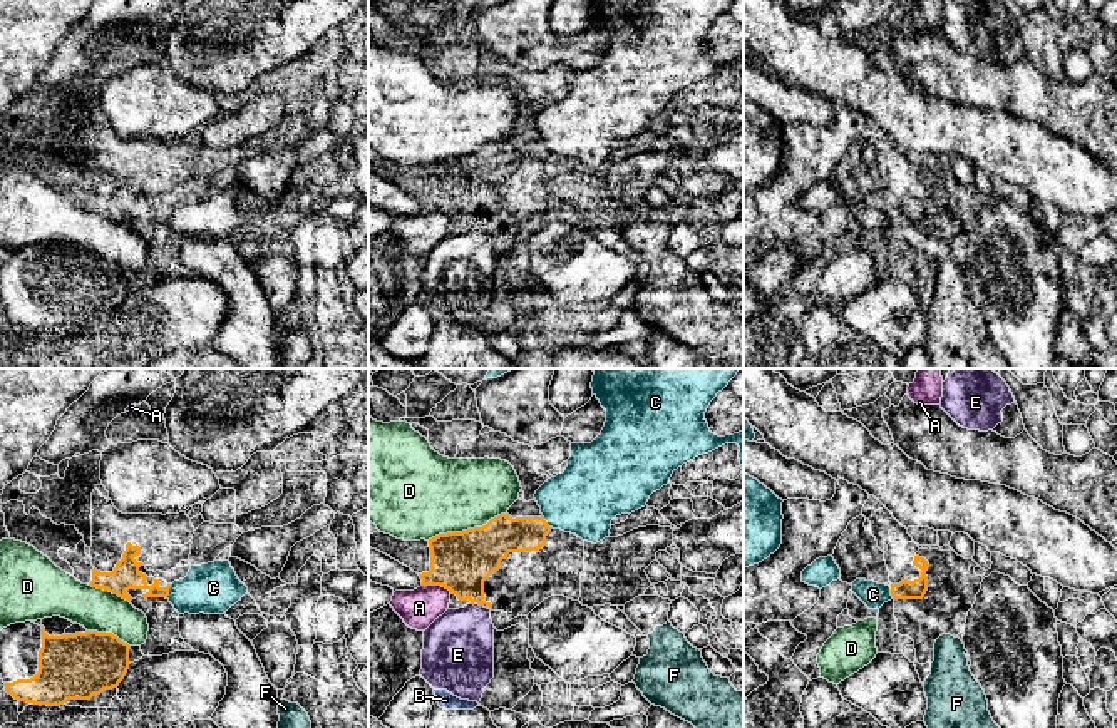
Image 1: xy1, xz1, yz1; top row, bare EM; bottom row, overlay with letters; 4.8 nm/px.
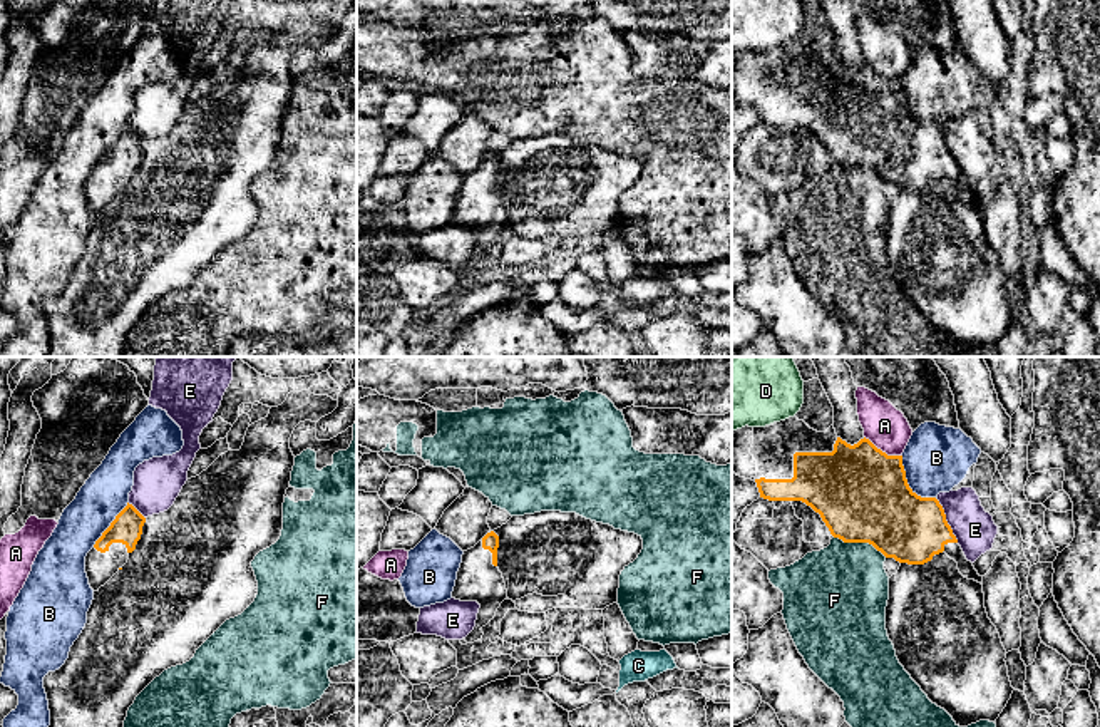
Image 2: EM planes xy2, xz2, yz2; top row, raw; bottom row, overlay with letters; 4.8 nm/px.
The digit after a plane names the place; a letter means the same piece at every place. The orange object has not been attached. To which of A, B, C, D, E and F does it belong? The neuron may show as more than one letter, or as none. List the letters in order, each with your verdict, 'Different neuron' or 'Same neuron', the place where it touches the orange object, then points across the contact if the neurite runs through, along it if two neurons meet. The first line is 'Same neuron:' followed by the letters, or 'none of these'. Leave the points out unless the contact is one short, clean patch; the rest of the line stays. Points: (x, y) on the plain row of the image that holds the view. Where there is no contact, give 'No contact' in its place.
Same neuron: none of these
A: Different neuron. Touches orange at yz2 (881, 76)
B: Different neuron. Touches orange at yz2 (908, 109)
C: Different neuron. Touches orange at xy1 (168, 216). Boundary: xy1 (169, 210), (166, 223)
D: Different neuron. Touches orange at xz1 (468, 154). Boundary: xz1 (504, 138), (481, 151), (439, 158), (427, 164)
E: Different neuron. Touches orange at yz2 (946, 146)
F: Different neuron. Touches orange at yz2 (861, 166)

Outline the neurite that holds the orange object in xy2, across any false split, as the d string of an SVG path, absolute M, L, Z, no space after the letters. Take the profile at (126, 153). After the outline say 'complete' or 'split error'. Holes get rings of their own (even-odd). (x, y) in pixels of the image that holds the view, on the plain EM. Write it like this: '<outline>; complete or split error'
M127 127L85 181L85 198L94 216L104 211L129 184L142 159L146 142Z; split error

